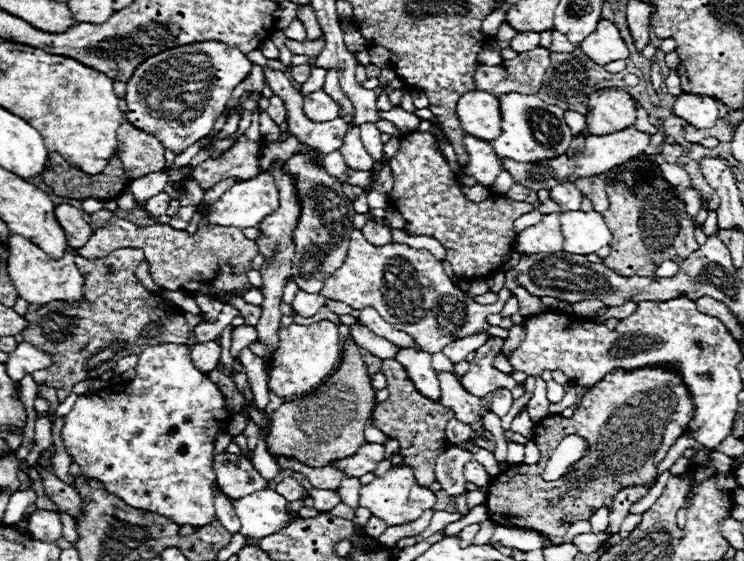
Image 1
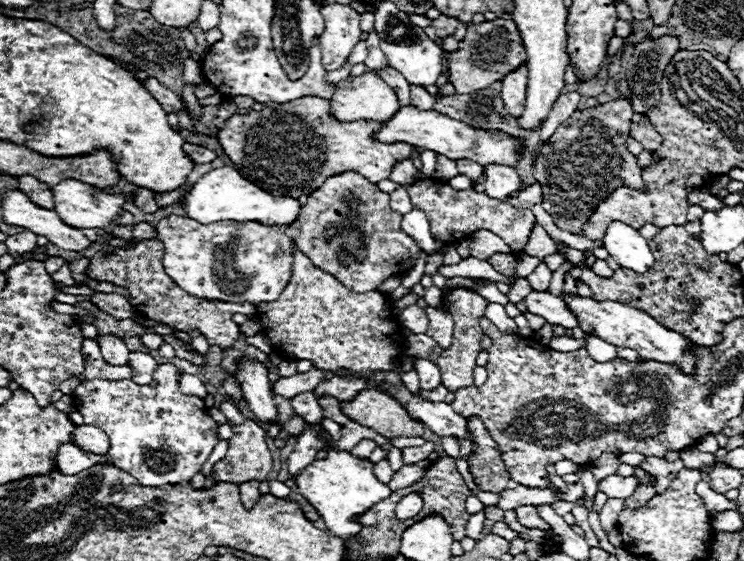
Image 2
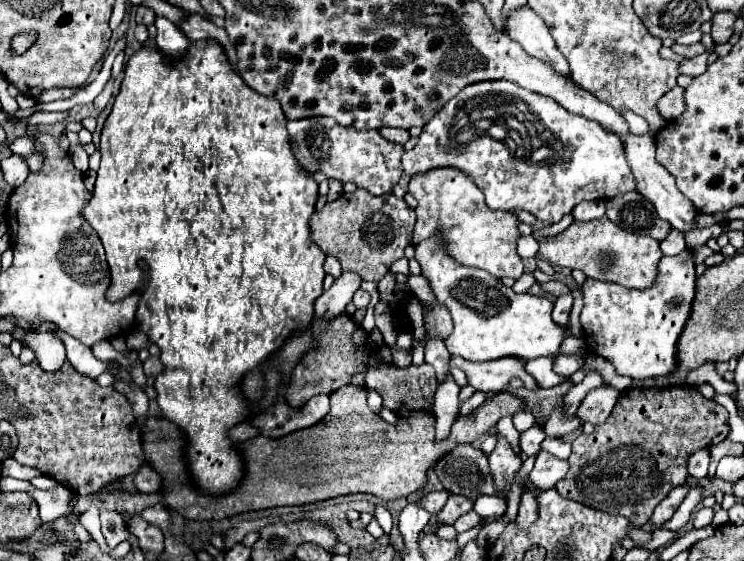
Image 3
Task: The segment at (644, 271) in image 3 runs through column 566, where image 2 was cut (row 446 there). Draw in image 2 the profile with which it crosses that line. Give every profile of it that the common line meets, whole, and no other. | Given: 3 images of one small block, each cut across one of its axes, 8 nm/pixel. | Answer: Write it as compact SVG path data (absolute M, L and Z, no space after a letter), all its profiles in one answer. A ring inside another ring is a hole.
M246 418L242 424L232 426L232 438L228 438L228 452L222 460L214 464L212 476L216 482L230 482L230 484L244 484L244 482L264 482L272 470L272 456L266 444L266 430L260 428L254 420Z

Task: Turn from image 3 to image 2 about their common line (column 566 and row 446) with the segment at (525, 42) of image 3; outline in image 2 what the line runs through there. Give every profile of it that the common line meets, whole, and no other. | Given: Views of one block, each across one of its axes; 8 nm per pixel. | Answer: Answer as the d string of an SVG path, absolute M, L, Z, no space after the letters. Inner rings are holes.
M64 444L58 450L56 456L56 464L60 468L60 472L64 474L76 474L82 472L94 464L108 464L108 456L96 456L92 452L84 452L80 448L76 448L74 444Z

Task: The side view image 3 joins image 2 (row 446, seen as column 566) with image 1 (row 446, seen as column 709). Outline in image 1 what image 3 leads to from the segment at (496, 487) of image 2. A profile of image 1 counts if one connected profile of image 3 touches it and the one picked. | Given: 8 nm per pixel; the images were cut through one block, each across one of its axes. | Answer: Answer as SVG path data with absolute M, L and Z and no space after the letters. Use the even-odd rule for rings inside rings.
M388 358L382 362L382 372L388 378L388 390L390 396L384 402L376 402L376 408L372 412L372 422L378 430L382 430L386 436L396 438L400 442L400 450L398 454L402 456L402 464L412 466L412 472L418 480L420 486L430 486L432 482L436 482L434 476L434 462L436 458L446 450L448 440L444 434L444 428L448 424L448 420L454 416L454 412L446 406L442 406L440 402L428 400L426 396L422 396L412 380L406 376L404 368Z

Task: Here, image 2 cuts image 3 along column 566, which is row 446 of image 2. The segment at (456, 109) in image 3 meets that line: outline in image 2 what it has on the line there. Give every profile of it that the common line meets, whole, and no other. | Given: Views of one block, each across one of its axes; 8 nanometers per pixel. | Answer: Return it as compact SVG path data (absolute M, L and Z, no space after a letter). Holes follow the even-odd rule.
M162 364L162 366L158 366L158 370L156 370L156 374L154 374L154 386L138 386L138 384L134 384L132 380L86 380L86 382L84 382L84 384L80 384L80 386L76 388L76 392L72 394L72 398L74 398L74 402L76 402L76 410L78 411L69 415L70 420L72 420L76 425L94 424L94 426L102 428L102 430L108 434L108 438L110 438L110 450L108 450L110 462L112 462L114 466L118 466L120 470L128 472L130 476L134 476L142 486L164 486L164 484L190 482L190 480L200 472L202 464L208 460L208 456L210 456L212 448L218 444L218 440L216 440L218 424L208 416L206 406L204 406L204 402L202 402L200 398L196 398L196 396L184 396L184 394L180 392L178 378L176 378L176 374L178 374L178 372L180 372L180 370L178 370L178 368L174 368L172 364Z

